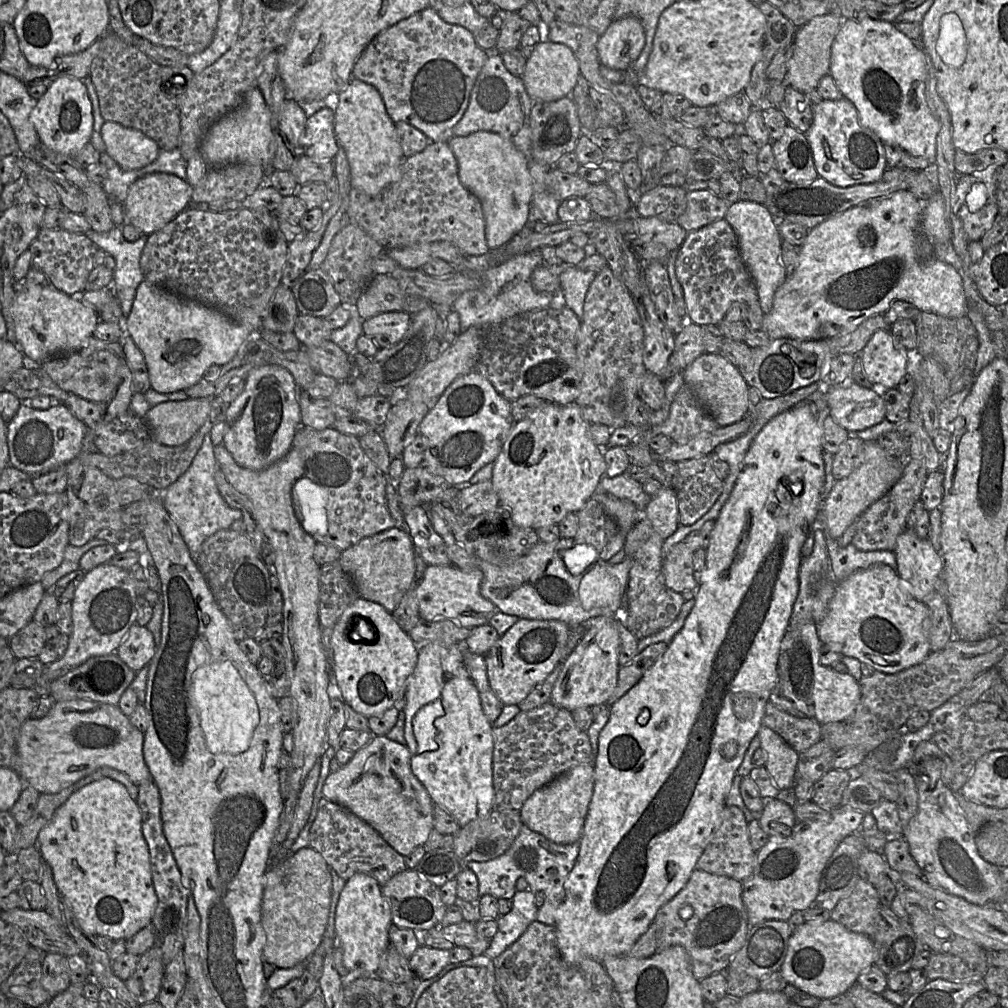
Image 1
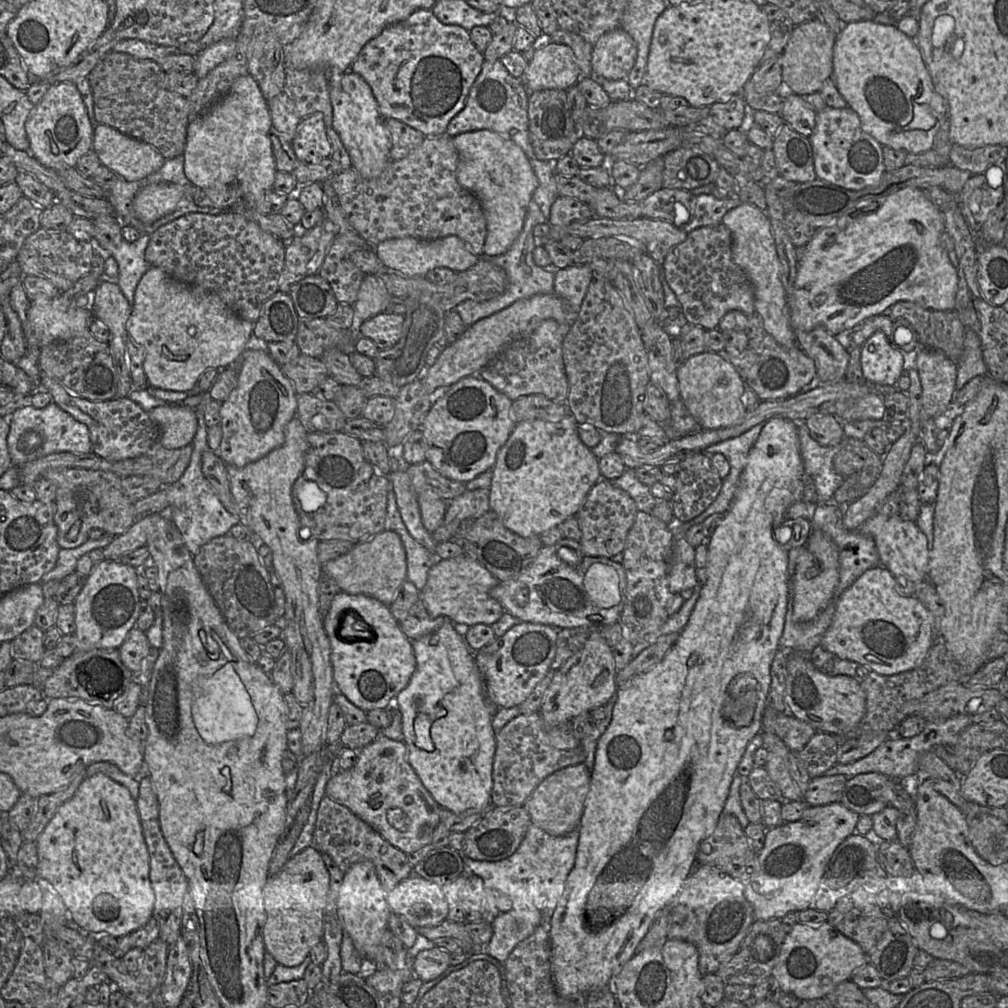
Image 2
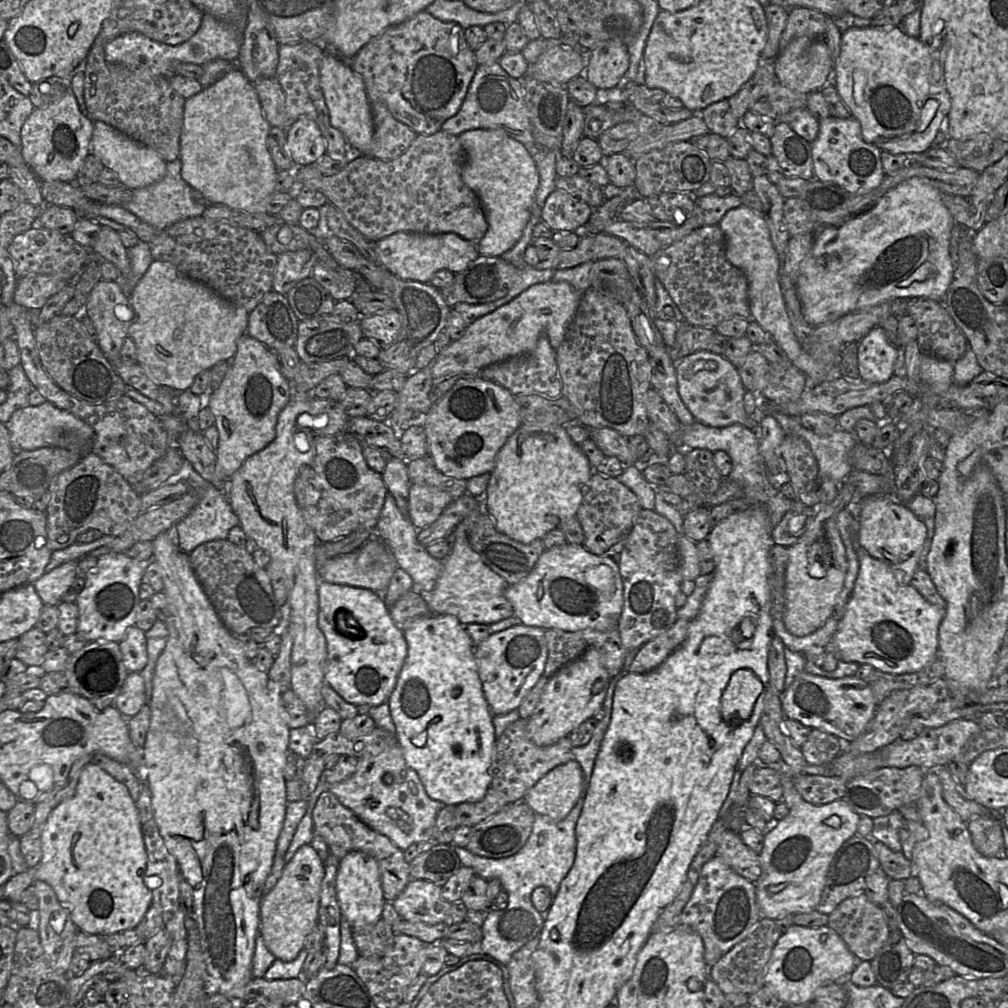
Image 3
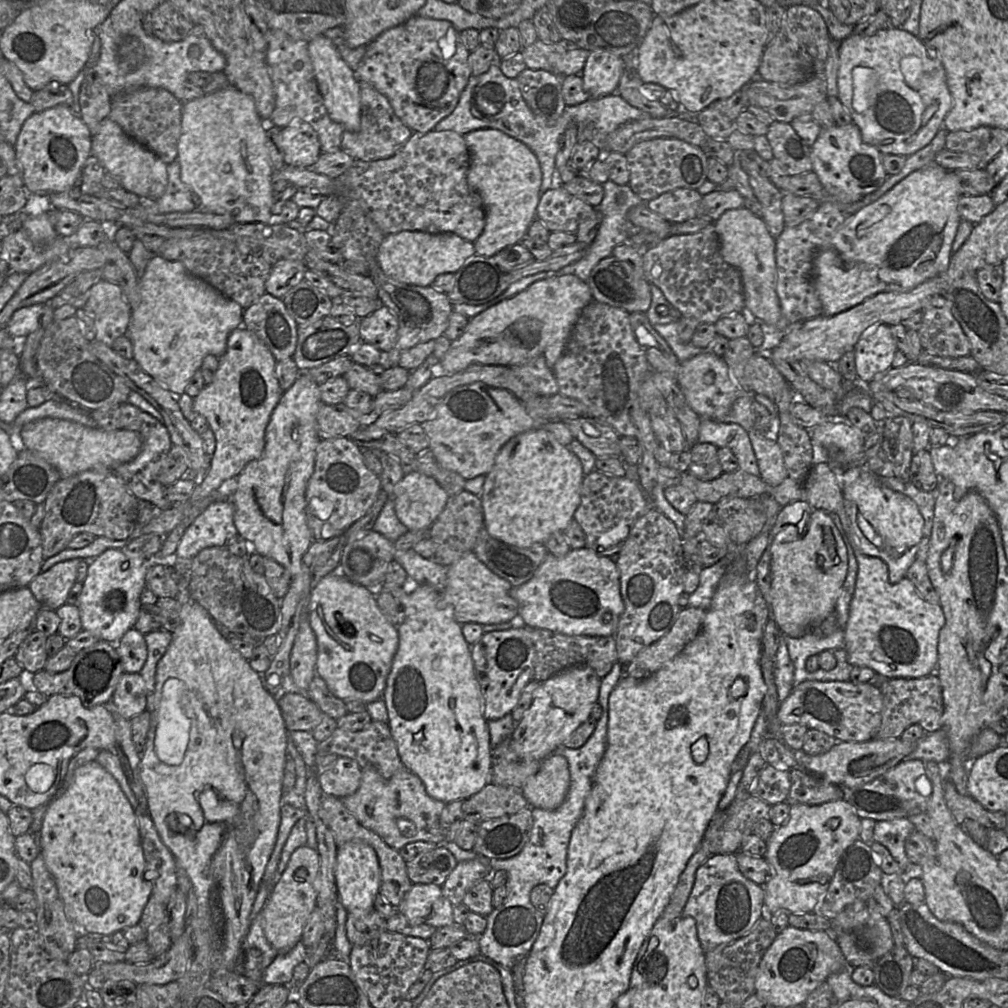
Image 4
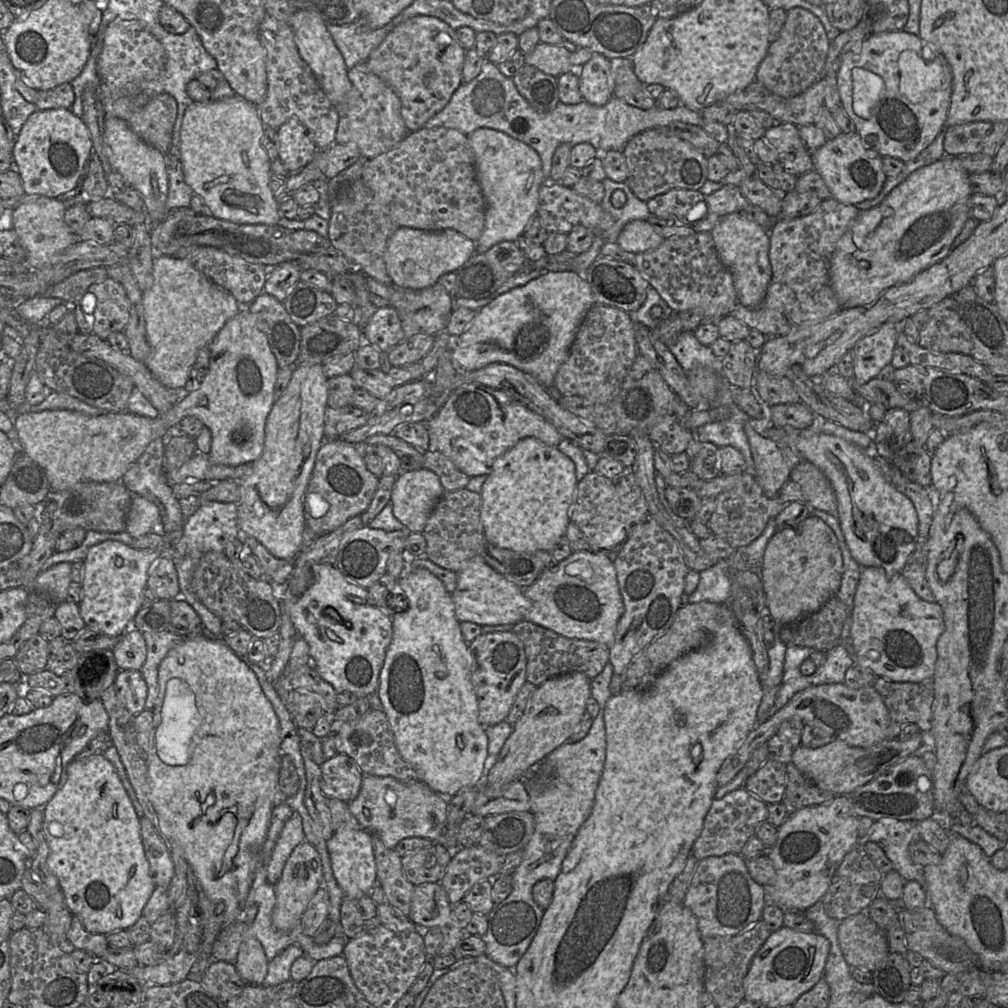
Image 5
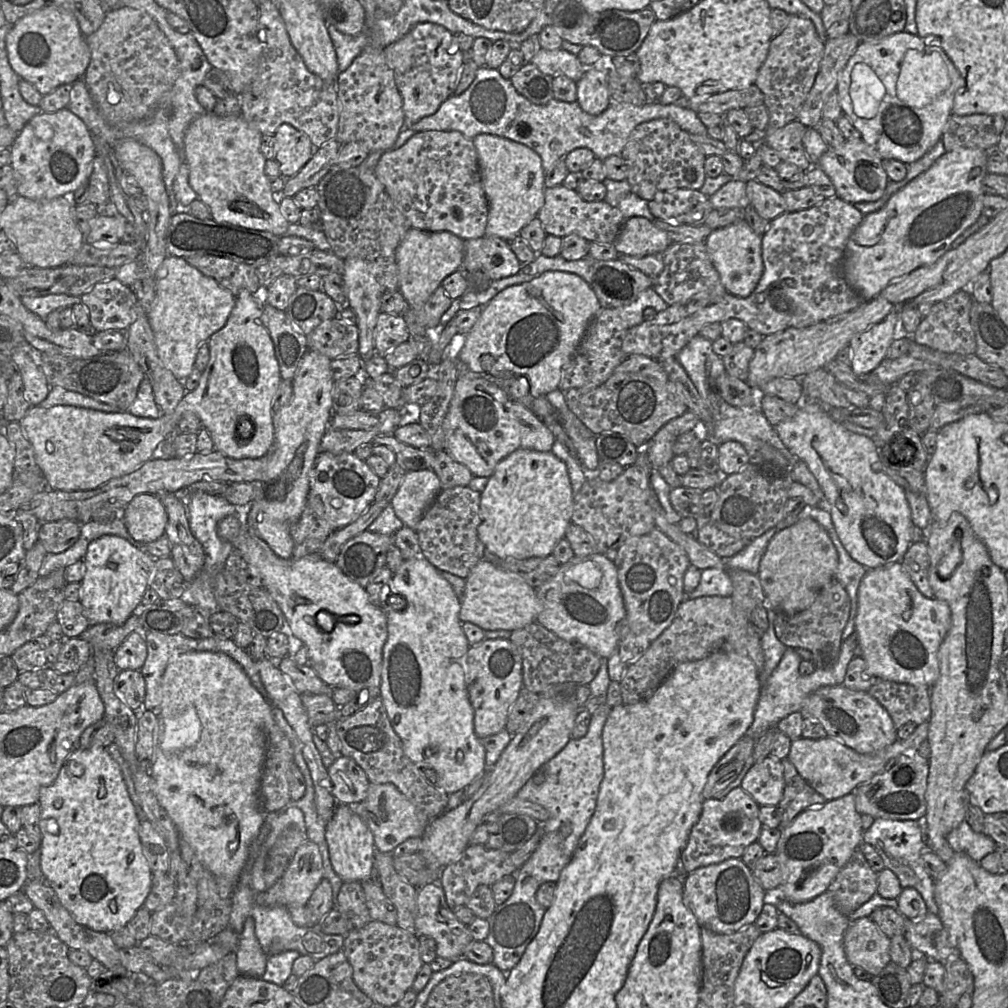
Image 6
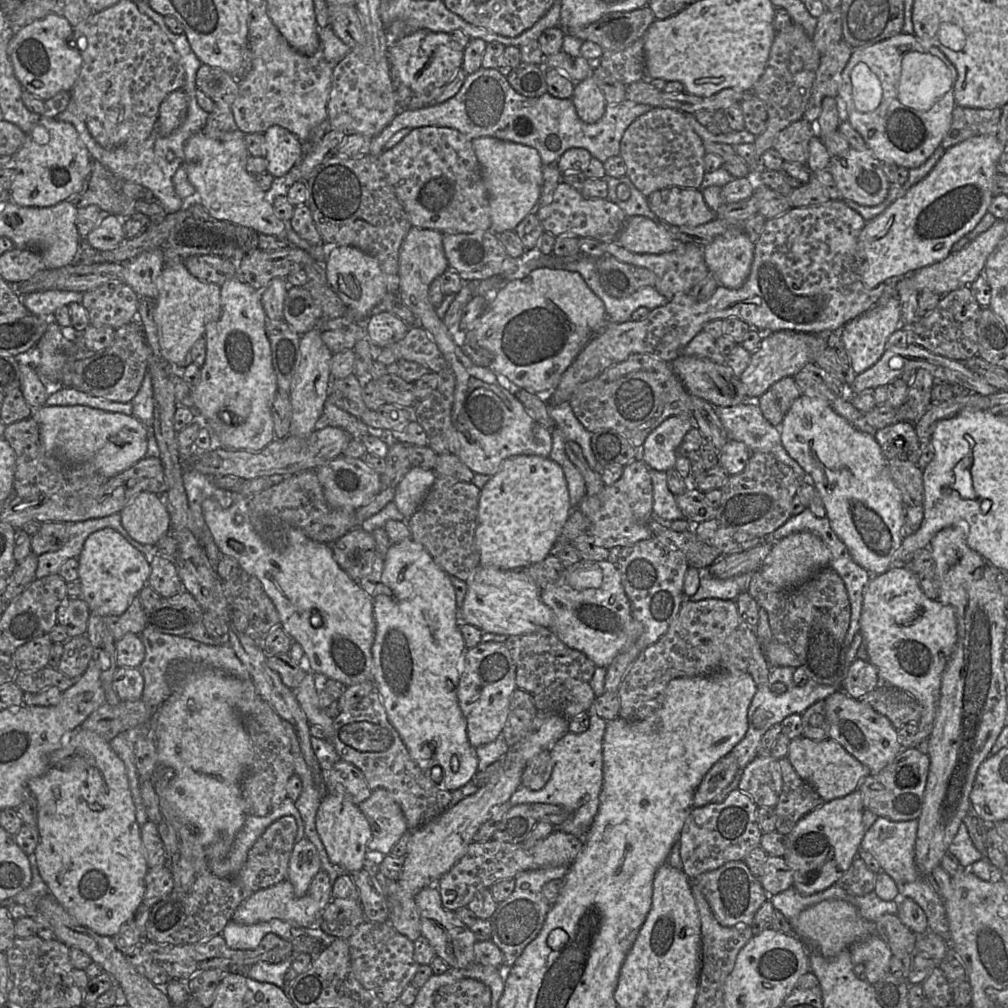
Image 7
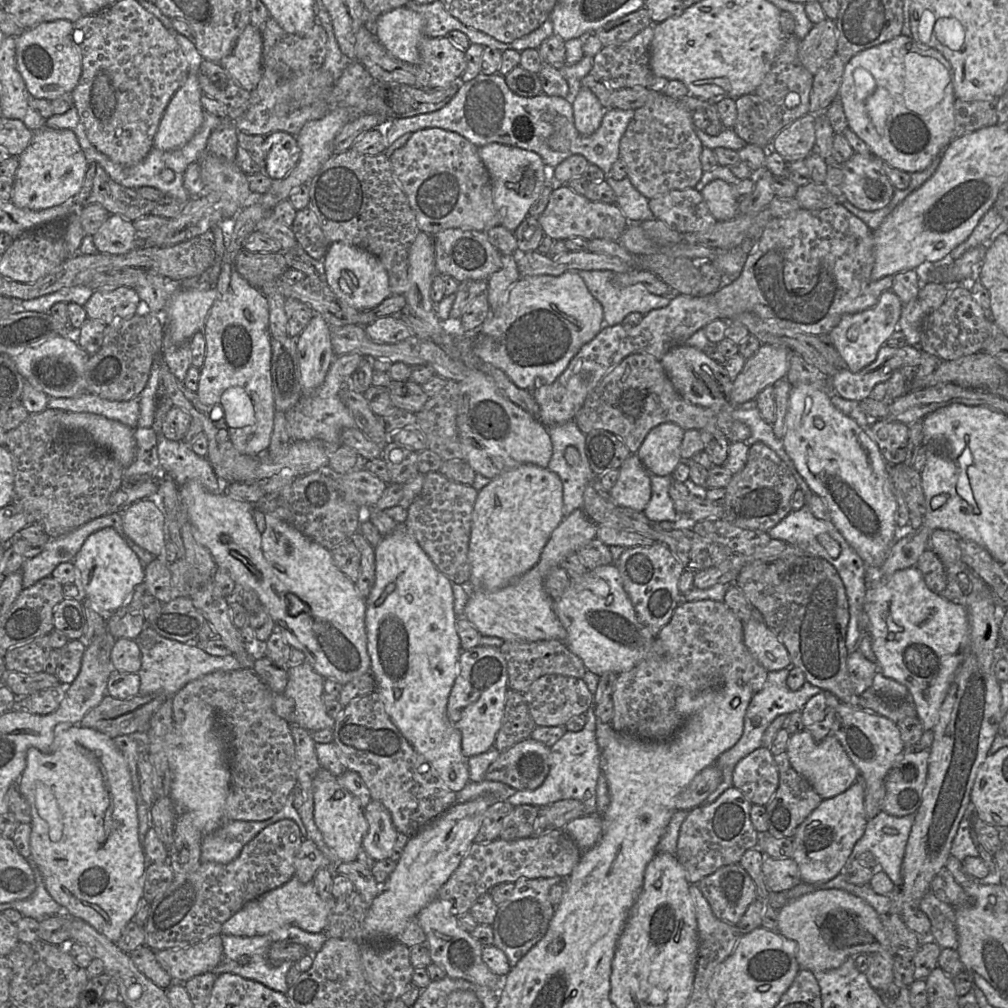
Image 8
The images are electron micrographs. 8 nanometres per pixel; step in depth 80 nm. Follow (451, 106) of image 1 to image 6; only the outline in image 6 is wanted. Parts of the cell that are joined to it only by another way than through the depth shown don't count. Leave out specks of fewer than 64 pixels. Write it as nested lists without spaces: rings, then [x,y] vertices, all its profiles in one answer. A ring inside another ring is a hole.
[[[423,22],[416,24],[403,37],[384,48],[385,60],[393,71],[395,84],[402,97],[405,126],[435,113],[440,105],[453,95],[465,52],[454,35],[445,27]]]

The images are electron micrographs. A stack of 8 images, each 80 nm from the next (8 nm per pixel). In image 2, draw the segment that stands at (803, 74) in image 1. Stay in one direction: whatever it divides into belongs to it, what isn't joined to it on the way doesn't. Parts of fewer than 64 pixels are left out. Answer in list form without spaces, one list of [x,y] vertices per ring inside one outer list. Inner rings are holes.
[[[812,19],[794,27],[781,54],[782,80],[786,91],[799,96],[820,92],[826,80],[832,79],[833,47],[837,35],[819,19]]]

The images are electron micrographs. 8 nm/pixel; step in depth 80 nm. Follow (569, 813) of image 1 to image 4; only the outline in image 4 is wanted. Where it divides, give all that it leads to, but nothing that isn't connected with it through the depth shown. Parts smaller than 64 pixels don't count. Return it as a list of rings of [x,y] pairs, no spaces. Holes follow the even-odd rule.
[[[553,753],[542,760],[538,772],[527,779],[522,793],[530,808],[555,810],[564,802],[569,787],[568,761]]]

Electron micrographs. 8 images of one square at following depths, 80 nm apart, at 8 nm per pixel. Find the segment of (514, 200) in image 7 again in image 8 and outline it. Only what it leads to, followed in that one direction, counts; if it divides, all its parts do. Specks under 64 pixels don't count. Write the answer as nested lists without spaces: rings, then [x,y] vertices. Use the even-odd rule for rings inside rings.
[[[500,143],[479,147],[478,154],[490,176],[493,203],[500,216],[501,226],[514,232],[528,216],[531,206],[546,186],[550,169],[537,153]]]

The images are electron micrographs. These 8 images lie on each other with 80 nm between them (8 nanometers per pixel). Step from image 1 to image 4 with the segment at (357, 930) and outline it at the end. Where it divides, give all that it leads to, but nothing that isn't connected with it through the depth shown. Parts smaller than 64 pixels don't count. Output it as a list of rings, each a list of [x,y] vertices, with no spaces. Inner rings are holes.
[[[352,840],[338,846],[335,879],[338,900],[341,901],[347,912],[374,909],[374,901],[380,891],[381,875],[376,852],[371,846],[359,840]]]

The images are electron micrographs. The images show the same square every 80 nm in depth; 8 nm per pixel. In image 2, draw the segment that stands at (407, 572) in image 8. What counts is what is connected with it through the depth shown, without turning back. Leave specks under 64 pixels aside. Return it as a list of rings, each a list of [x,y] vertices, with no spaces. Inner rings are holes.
[[[448,620],[439,628],[439,630],[412,641],[412,647],[416,659],[416,668],[407,686],[396,696],[394,706],[400,711],[402,717],[402,733],[404,736],[404,743],[407,746],[407,761],[424,787],[431,794],[432,798],[440,807],[456,814],[465,811],[477,811],[475,814],[483,815],[488,808],[492,807],[490,797],[493,785],[492,766],[496,750],[496,740],[495,732],[492,728],[492,713],[484,695],[483,679],[477,668],[474,652],[468,647],[464,639],[464,635],[468,628],[469,627],[465,625],[456,625],[455,628],[455,624]]]

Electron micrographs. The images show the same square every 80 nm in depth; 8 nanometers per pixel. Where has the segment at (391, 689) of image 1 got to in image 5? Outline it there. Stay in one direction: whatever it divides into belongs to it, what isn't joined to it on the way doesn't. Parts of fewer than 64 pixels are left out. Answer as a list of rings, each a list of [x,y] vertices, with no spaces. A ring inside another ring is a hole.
[[[315,564],[311,569],[311,583],[290,608],[290,618],[298,636],[309,645],[311,665],[337,693],[352,692],[358,697],[369,697],[377,691],[393,628],[391,617],[370,602],[366,588],[348,582],[334,565]],[[328,607],[335,609],[343,622],[326,616],[325,609]]]

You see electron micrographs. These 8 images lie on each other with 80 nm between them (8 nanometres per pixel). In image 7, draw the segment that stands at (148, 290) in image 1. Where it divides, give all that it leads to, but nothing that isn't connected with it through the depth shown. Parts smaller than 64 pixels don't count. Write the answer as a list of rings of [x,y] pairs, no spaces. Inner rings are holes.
[[[184,262],[167,265],[159,278],[159,295],[154,319],[159,329],[162,358],[176,369],[184,369],[191,362],[190,350],[205,335],[206,325],[221,315],[221,287],[194,277]]]

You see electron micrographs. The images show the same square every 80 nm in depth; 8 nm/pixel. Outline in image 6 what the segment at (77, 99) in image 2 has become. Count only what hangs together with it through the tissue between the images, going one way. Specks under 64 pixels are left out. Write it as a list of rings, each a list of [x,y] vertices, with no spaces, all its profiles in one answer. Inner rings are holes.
[[[66,107],[34,115],[18,133],[10,150],[17,194],[35,200],[74,192],[84,180],[87,165],[95,157],[94,143],[86,125]]]

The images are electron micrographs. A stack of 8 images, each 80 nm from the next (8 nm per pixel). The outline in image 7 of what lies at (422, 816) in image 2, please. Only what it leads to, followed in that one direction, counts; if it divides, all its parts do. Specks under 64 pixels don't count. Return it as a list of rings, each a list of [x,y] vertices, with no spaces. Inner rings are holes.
[[[384,788],[373,790],[370,797],[358,804],[359,809],[368,820],[371,828],[371,839],[368,843],[368,851],[373,857],[390,855],[394,845],[401,836],[408,831],[407,823],[401,807],[393,796]]]

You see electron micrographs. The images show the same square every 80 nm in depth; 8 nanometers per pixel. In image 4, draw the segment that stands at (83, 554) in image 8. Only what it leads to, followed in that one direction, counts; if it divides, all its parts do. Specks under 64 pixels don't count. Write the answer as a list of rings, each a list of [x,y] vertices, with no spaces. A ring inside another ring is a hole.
[[[127,547],[107,549],[101,553],[89,564],[78,597],[82,629],[91,632],[99,640],[116,644],[127,630],[134,627],[138,618],[140,594],[146,586],[145,576],[148,569],[157,564],[174,568],[175,563],[175,553],[156,560],[153,556],[145,558]]]

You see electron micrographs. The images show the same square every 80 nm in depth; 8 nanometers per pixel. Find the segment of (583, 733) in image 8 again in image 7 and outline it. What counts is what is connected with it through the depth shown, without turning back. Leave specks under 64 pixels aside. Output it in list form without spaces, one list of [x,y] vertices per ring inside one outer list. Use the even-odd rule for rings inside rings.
[[[588,710],[589,727],[583,733],[568,732],[550,748],[552,772],[545,786],[531,790],[520,786],[510,797],[510,805],[547,803],[559,805],[568,812],[568,818],[554,829],[560,829],[584,839],[596,817],[603,785],[603,737],[607,721],[594,710]]]

